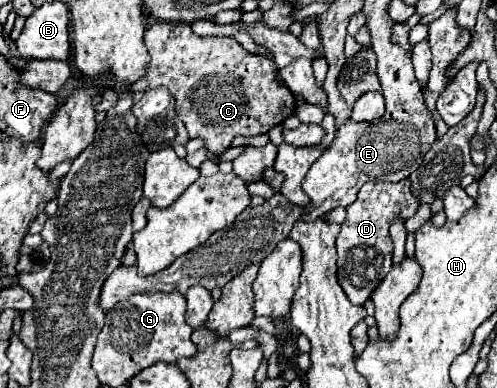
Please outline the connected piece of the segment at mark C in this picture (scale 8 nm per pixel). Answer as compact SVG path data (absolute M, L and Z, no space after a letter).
M159 21L145 31L145 47L151 55L149 73L133 85L133 91L149 91L161 85L167 87L175 97L175 111L185 123L189 137L203 139L207 143L207 149L215 155L231 149L235 137L253 137L267 133L271 127L281 125L289 115L295 113L293 93L275 81L275 61L261 55L251 55L231 37L199 37L193 35L189 25L171 25Z

